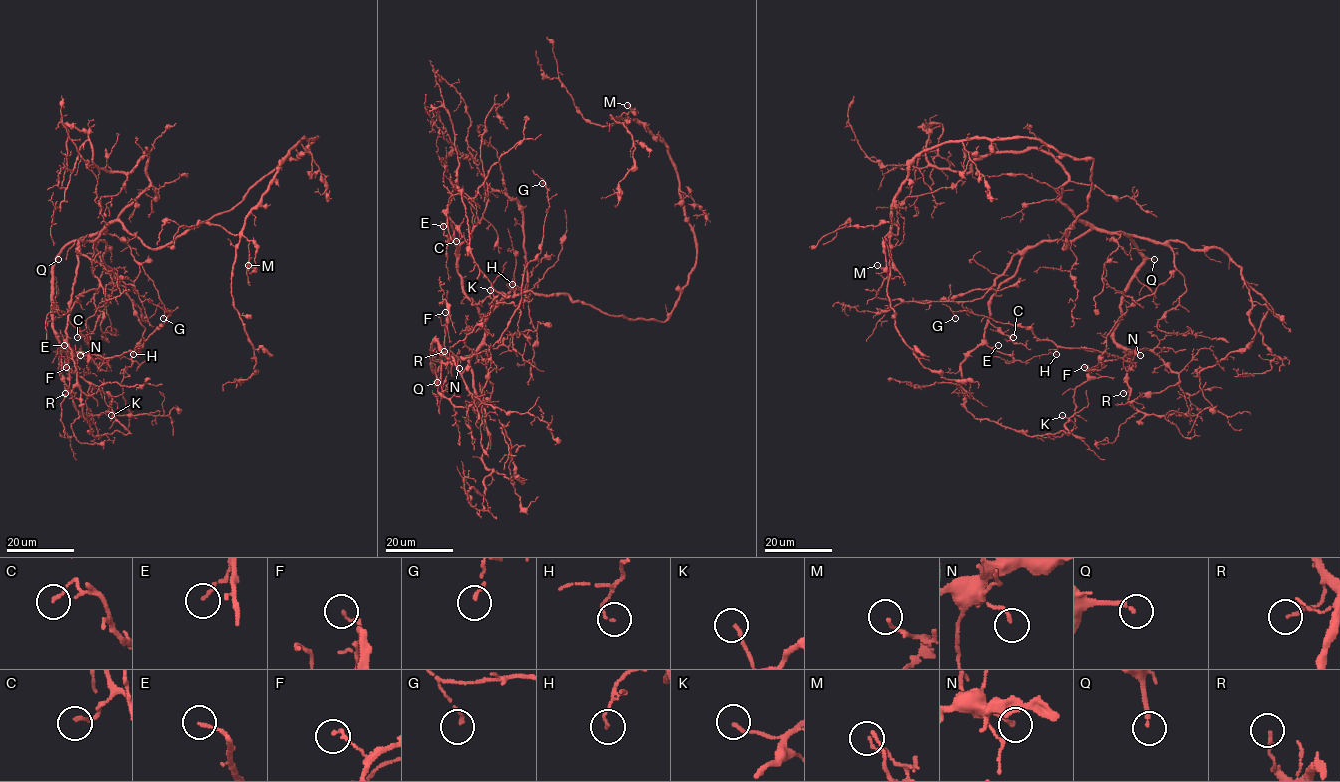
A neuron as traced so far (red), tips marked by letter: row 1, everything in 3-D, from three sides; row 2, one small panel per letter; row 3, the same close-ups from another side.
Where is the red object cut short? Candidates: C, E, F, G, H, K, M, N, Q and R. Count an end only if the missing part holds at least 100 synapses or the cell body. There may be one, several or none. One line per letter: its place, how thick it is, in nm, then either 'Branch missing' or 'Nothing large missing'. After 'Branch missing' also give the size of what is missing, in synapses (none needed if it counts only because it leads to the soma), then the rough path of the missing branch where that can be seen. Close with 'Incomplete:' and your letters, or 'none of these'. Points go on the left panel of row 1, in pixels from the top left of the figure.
C: Place: (77, 337). Thickness 130 nm. Nothing large missing
E: Place: (64, 345). Thickness 130 nm. Nothing large missing
F: Place: (66, 367). Thickness 130 nm. Nothing large missing
G: Place: (163, 318). Thickness 130 nm. Nothing large missing
H: Place: (133, 354). Thickness 100 nm. Nothing large missing
K: Place: (111, 415). Thickness 150 nm. Nothing large missing
M: Place: (248, 265). Thickness 120 nm. Nothing large missing
N: Place: (80, 355). Thickness 130 nm. Nothing large missing
Q: Place: (58, 259). Thickness 170 nm. Branch missing. Course of what is missing: (58, 259), (65, 260), (75, 280), (103, 314), (109, 332), (96, 337)
R: Place: (65, 393). Thickness 130 nm. Nothing large missing
Incomplete: Q

